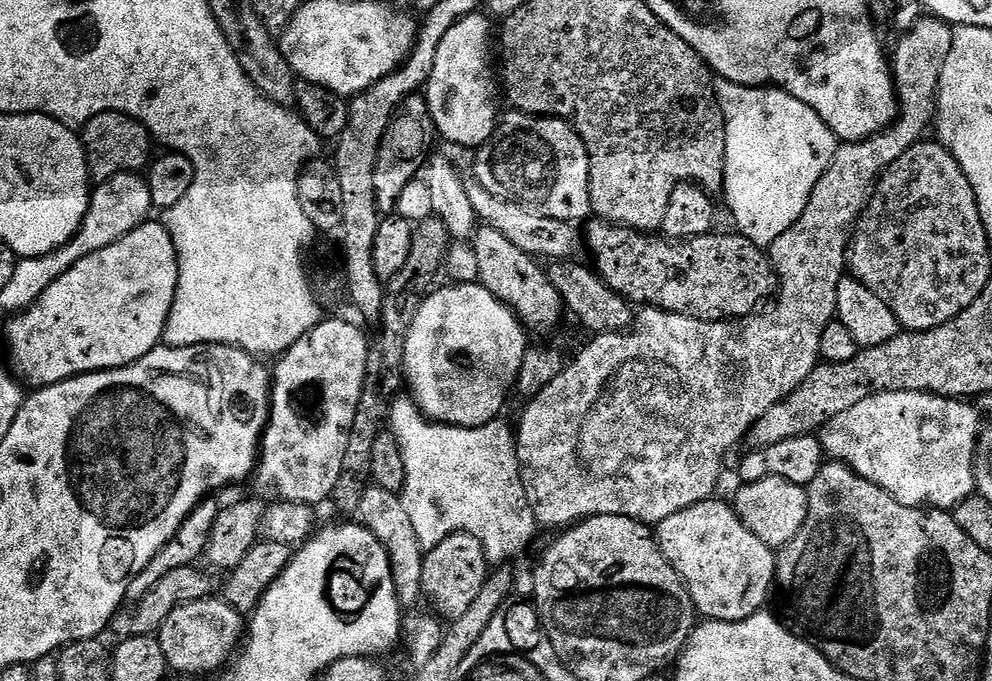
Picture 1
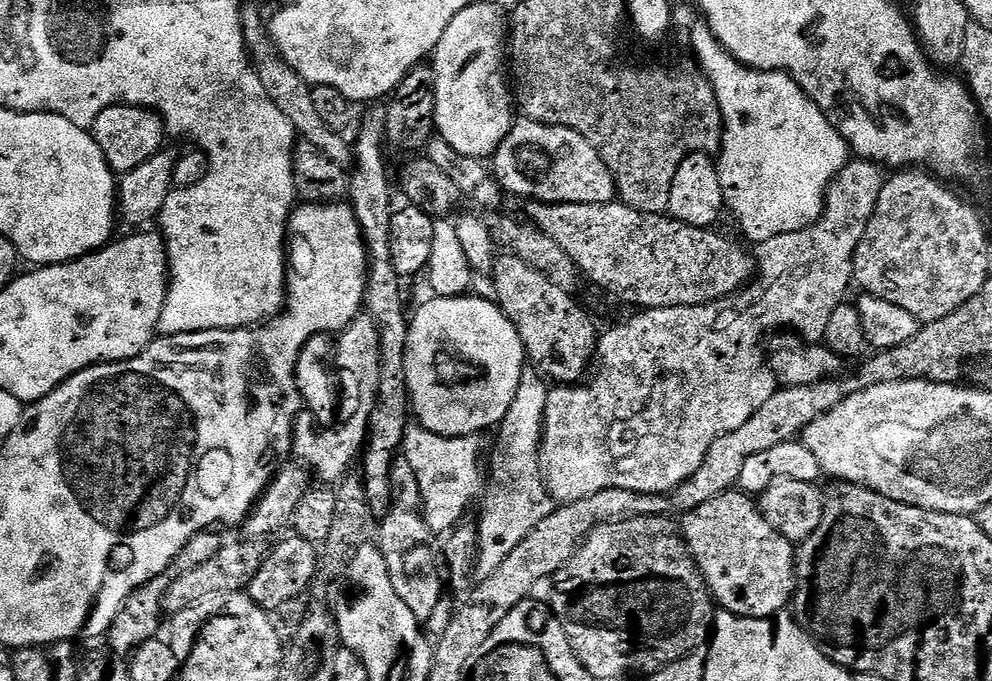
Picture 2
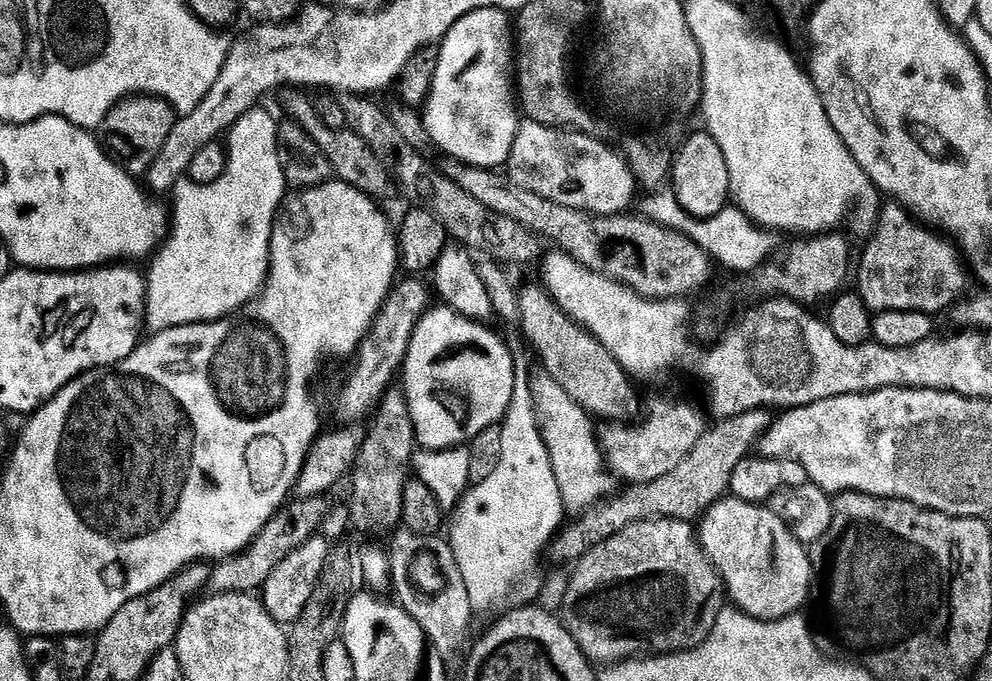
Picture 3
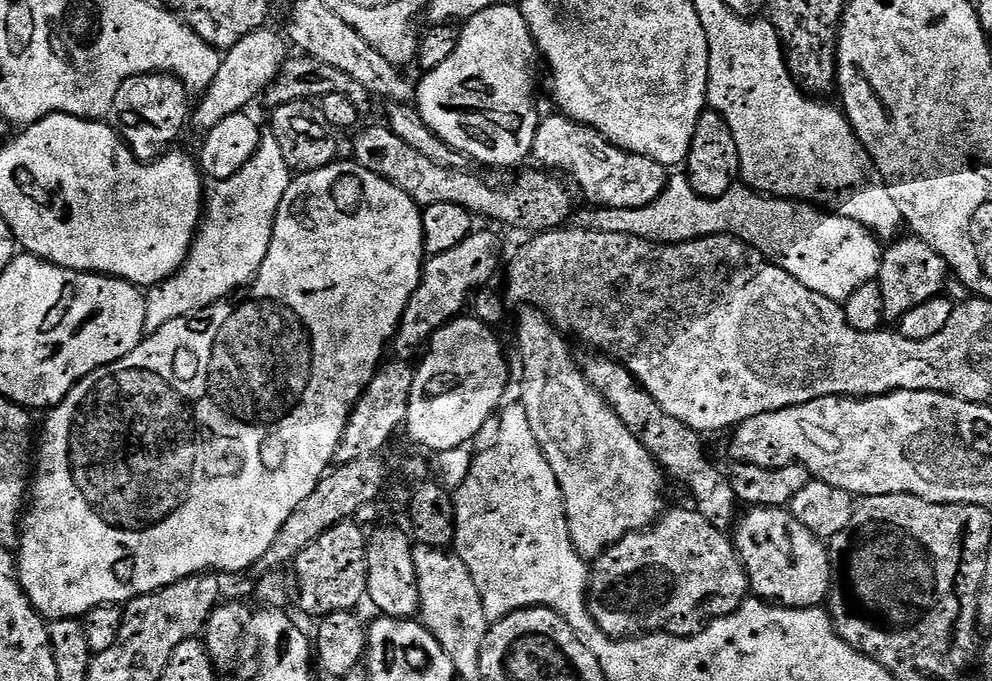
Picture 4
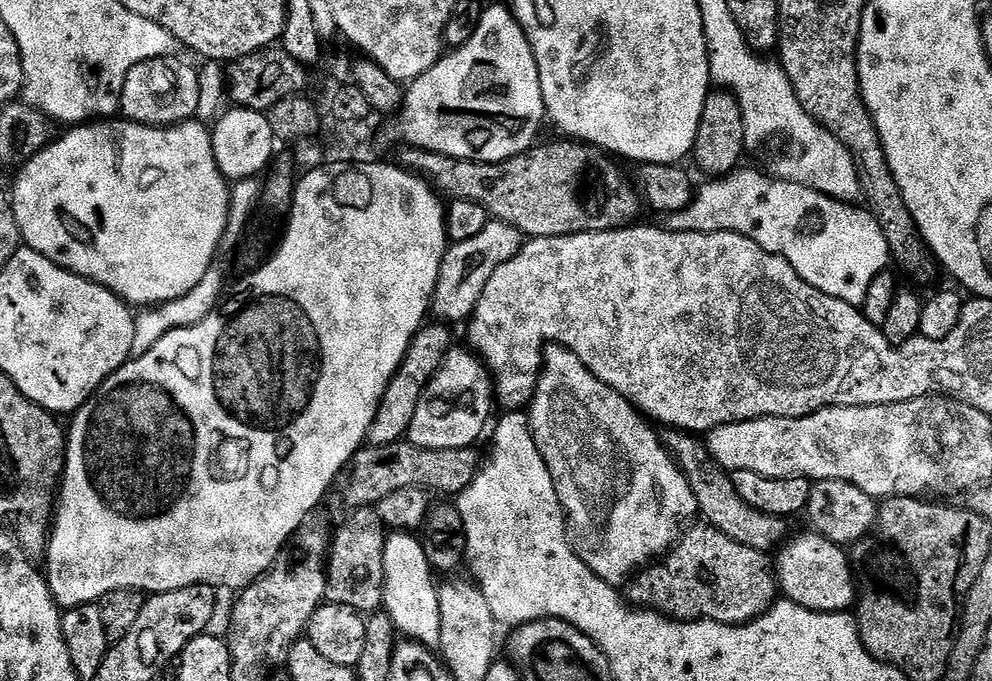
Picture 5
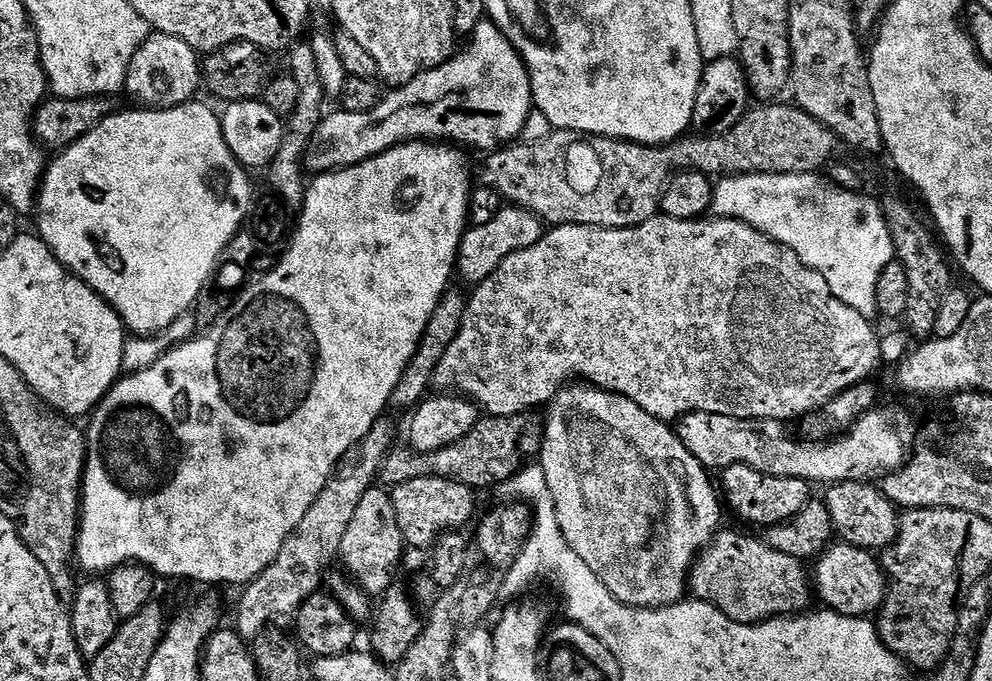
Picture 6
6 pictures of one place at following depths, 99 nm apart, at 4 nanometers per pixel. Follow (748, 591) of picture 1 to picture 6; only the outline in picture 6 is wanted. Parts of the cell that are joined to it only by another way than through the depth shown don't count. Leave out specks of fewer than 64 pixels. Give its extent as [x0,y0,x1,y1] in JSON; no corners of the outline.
[814,543,886,616]

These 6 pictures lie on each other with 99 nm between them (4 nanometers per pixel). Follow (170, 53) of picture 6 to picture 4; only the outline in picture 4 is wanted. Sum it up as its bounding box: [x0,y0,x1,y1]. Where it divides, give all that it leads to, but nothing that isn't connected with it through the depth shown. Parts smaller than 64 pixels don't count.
[110,72,190,158]

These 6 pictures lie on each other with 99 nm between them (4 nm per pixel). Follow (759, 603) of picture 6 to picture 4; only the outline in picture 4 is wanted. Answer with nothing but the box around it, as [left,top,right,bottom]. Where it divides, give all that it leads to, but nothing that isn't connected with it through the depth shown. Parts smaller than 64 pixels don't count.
[586,507,749,638]

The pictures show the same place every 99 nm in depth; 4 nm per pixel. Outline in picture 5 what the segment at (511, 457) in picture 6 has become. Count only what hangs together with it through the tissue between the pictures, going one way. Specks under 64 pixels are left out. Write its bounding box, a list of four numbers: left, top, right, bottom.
[344,439,478,509]

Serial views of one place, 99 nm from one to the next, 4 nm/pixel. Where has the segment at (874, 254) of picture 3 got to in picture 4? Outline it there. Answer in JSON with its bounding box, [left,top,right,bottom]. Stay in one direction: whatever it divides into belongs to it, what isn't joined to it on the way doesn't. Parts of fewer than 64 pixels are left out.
[878,234,950,322]

